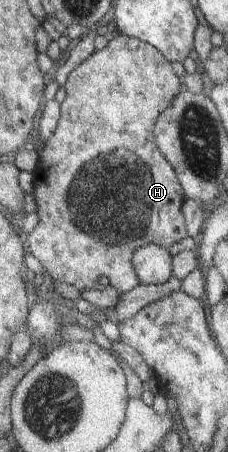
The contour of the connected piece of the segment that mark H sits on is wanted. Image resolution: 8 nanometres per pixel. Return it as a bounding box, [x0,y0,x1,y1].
[25,35,188,293]

